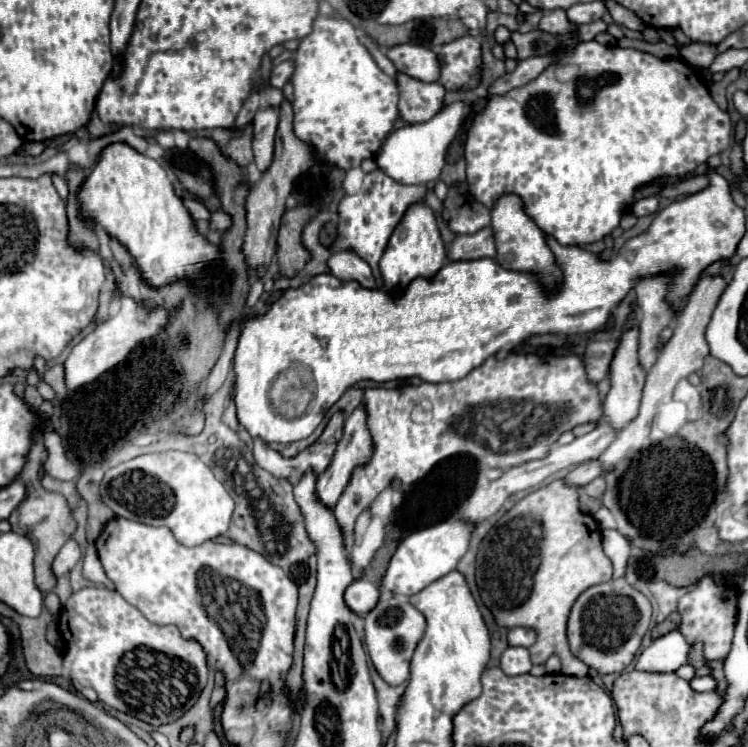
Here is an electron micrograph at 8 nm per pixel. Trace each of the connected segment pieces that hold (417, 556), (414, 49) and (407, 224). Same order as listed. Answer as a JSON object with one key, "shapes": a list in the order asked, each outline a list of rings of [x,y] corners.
{"shapes":[[[[449,519],[445,523],[431,525],[407,535],[399,543],[397,551],[393,553],[393,557],[389,561],[389,567],[387,567],[385,575],[383,575],[381,587],[387,589],[393,595],[411,597],[417,591],[425,589],[429,583],[445,577],[449,571],[453,571],[457,567],[457,561],[465,555],[465,551],[469,547],[471,531],[473,529],[467,523]]],[[[395,45],[387,49],[387,57],[393,61],[397,71],[403,71],[419,81],[431,83],[439,79],[437,53],[423,45]]],[[[415,203],[409,207],[403,221],[397,225],[397,229],[379,261],[379,269],[383,275],[383,289],[387,289],[387,291],[405,289],[417,277],[433,279],[437,275],[437,271],[443,267],[443,261],[445,261],[445,243],[439,235],[435,213],[429,205]]]]}

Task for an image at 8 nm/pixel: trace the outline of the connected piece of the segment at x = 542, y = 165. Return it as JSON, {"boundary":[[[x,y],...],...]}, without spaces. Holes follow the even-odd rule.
{"boundary":[[[597,41],[581,43],[577,45],[569,55],[559,59],[557,63],[551,63],[537,79],[525,83],[523,87],[517,87],[509,91],[507,95],[497,95],[489,99],[489,107],[485,107],[483,115],[477,115],[465,143],[465,159],[467,159],[467,185],[471,195],[487,205],[493,207],[495,199],[503,193],[515,193],[523,199],[527,213],[533,217],[533,221],[551,237],[555,237],[565,247],[579,247],[579,245],[591,245],[597,241],[603,241],[607,235],[613,233],[615,227],[619,227],[621,215],[635,203],[633,195],[635,191],[651,181],[657,181],[661,177],[679,177],[685,173],[695,171],[701,163],[705,163],[711,155],[717,155],[729,147],[731,141],[731,123],[729,115],[717,107],[713,97],[709,95],[707,87],[699,81],[697,73],[679,59],[657,59],[649,53],[641,53],[635,49],[621,49],[621,47],[605,47]],[[561,69],[567,73],[565,81],[561,81]]]}

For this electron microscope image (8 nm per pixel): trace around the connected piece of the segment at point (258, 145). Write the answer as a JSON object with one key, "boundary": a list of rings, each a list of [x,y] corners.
{"boundary":[[[273,107],[259,109],[253,117],[253,153],[259,171],[265,171],[273,159],[273,141],[279,123],[279,111]]]}

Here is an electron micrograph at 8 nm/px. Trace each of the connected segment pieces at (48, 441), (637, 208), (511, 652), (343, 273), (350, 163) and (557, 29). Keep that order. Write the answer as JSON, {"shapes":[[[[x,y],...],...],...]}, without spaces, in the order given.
{"shapes":[[[[55,431],[45,433],[45,447],[47,447],[47,463],[45,463],[45,473],[63,479],[63,481],[73,481],[77,477],[75,465],[65,457],[65,449],[61,445],[61,437]]],[[[647,197],[647,199],[641,199],[633,205],[633,213],[637,217],[645,217],[645,215],[653,215],[659,207],[659,199],[657,197]]],[[[507,647],[501,655],[499,667],[505,671],[505,675],[525,675],[533,667],[533,663],[525,647]]],[[[337,251],[327,261],[329,271],[341,279],[341,281],[357,281],[365,289],[375,287],[375,279],[371,273],[371,267],[357,257],[353,251]]],[[[329,13],[329,15],[317,15],[313,21],[313,31],[307,35],[297,49],[295,57],[295,73],[293,73],[293,125],[295,135],[309,143],[315,153],[325,159],[329,165],[337,165],[341,169],[353,169],[359,167],[359,163],[367,157],[373,157],[381,141],[393,131],[393,123],[397,121],[397,103],[399,103],[399,91],[395,81],[385,75],[377,63],[373,61],[371,53],[359,43],[355,27]]],[[[555,9],[555,11],[547,11],[541,17],[539,29],[547,31],[547,33],[553,33],[553,35],[561,35],[561,33],[567,33],[567,31],[575,29],[575,25],[569,23],[569,19],[567,19],[563,9]]]]}

